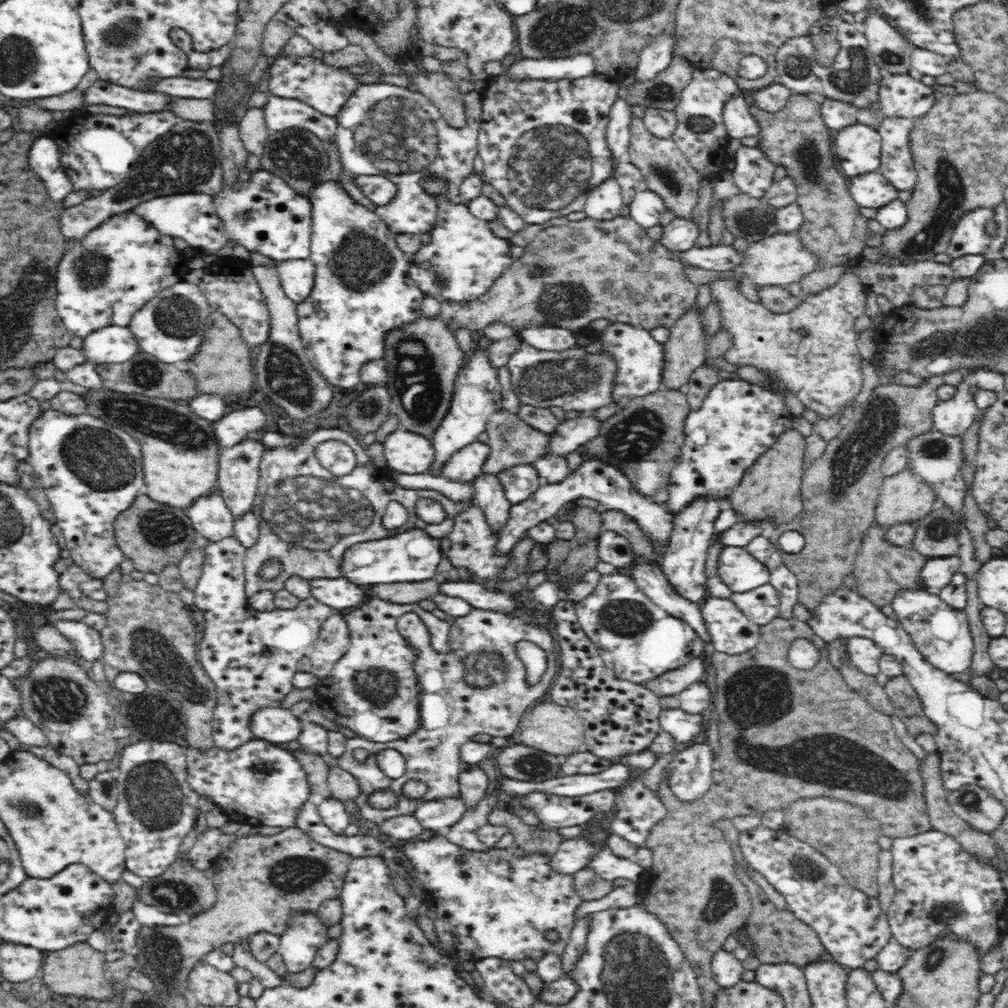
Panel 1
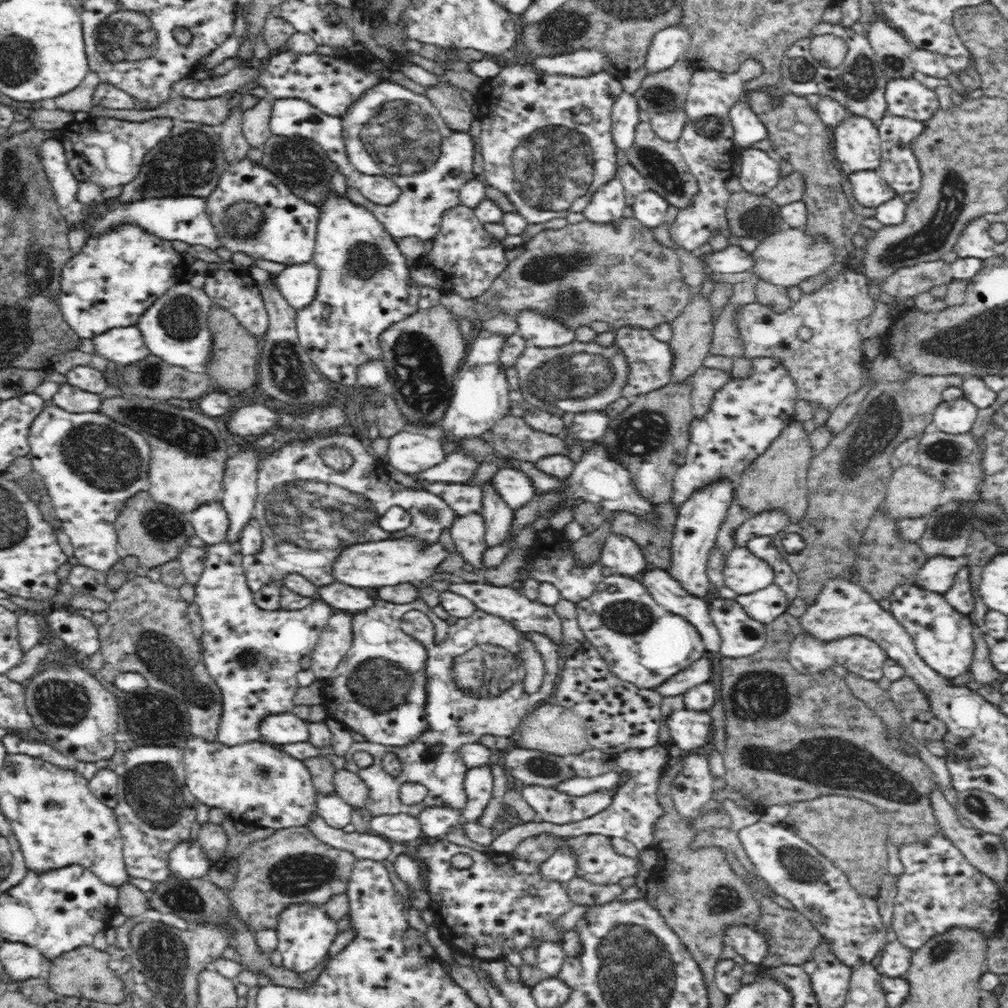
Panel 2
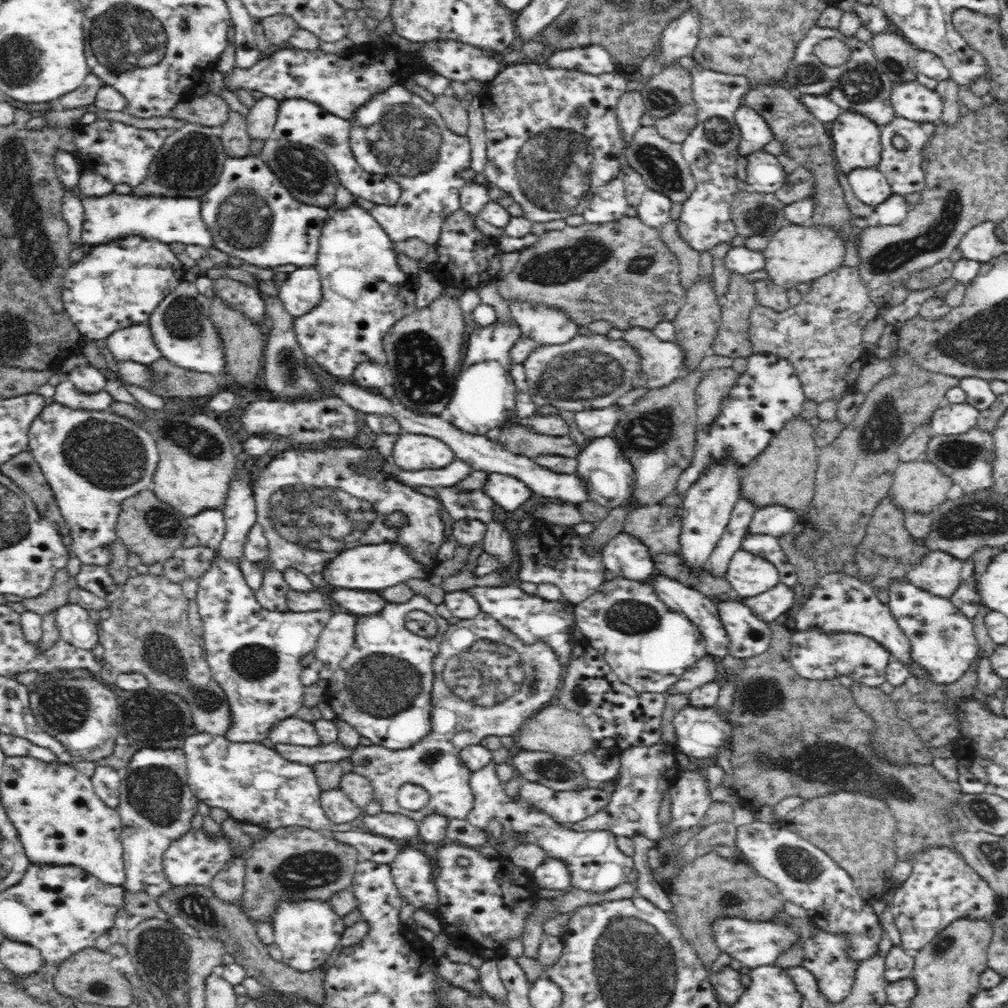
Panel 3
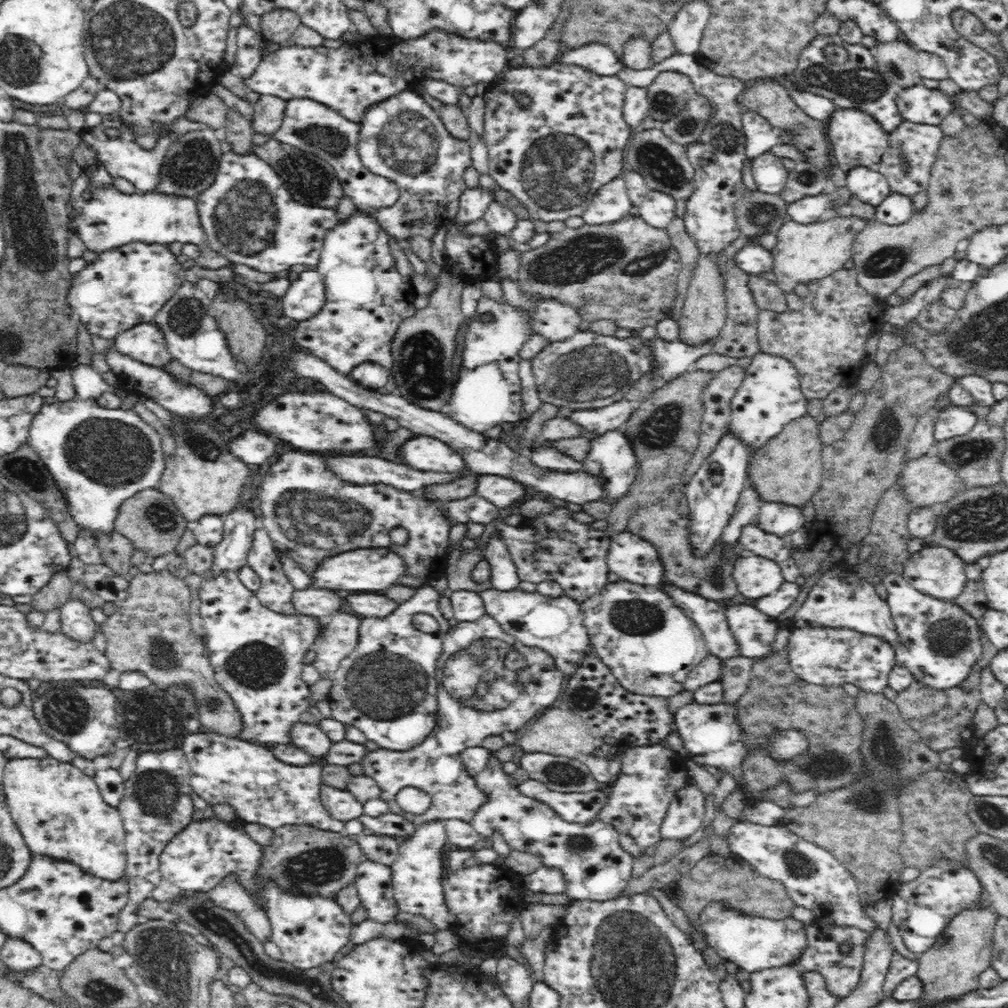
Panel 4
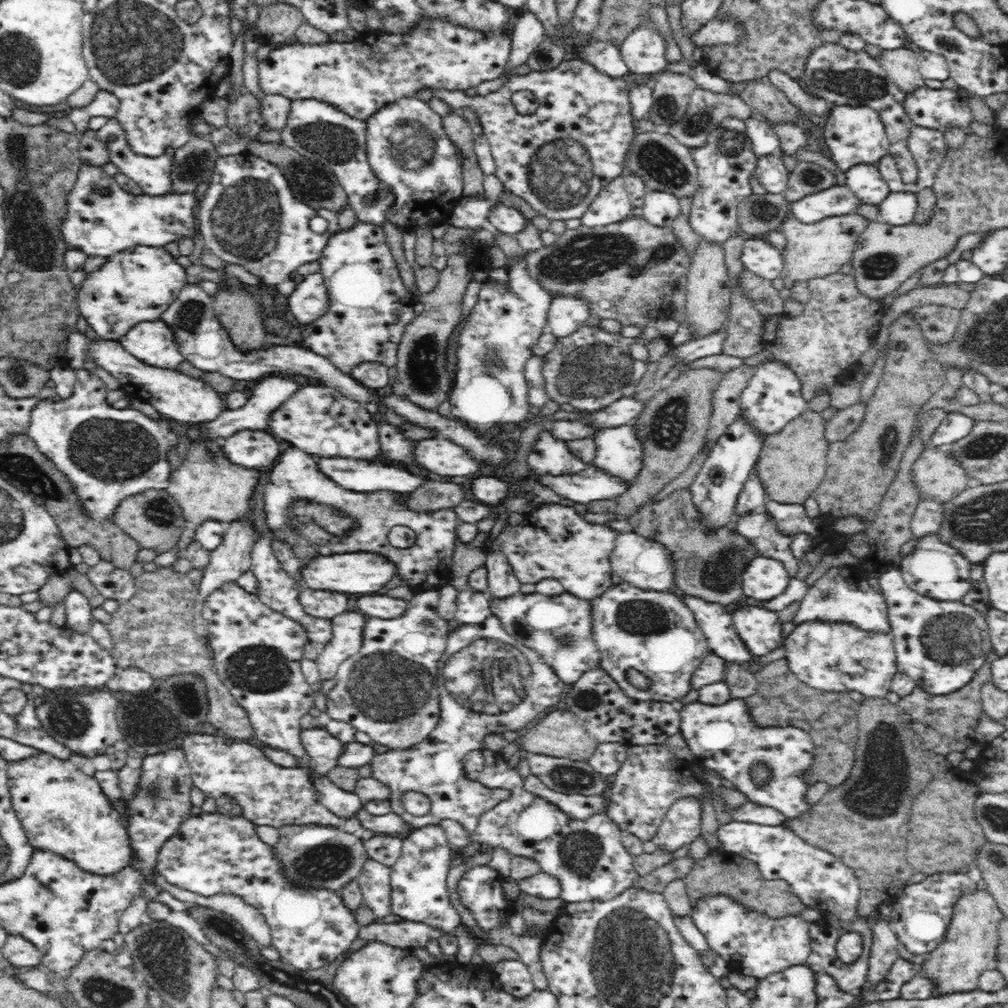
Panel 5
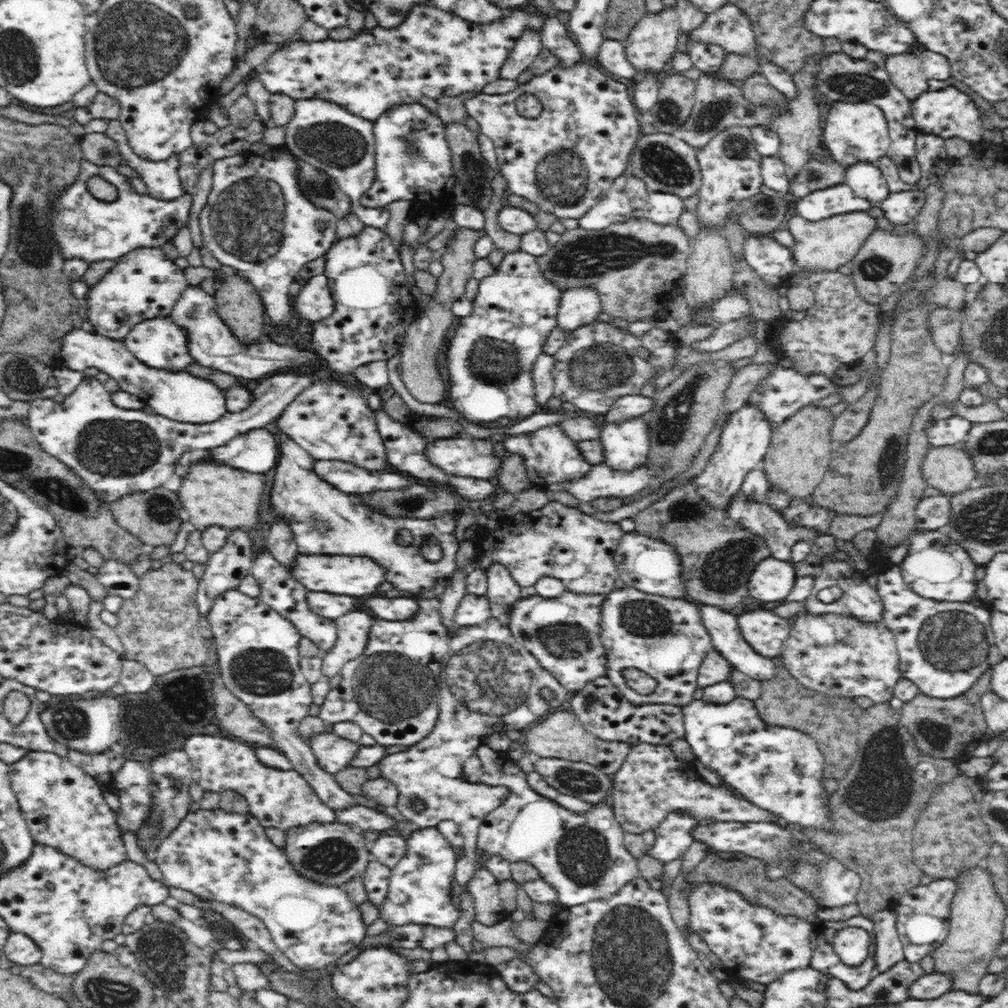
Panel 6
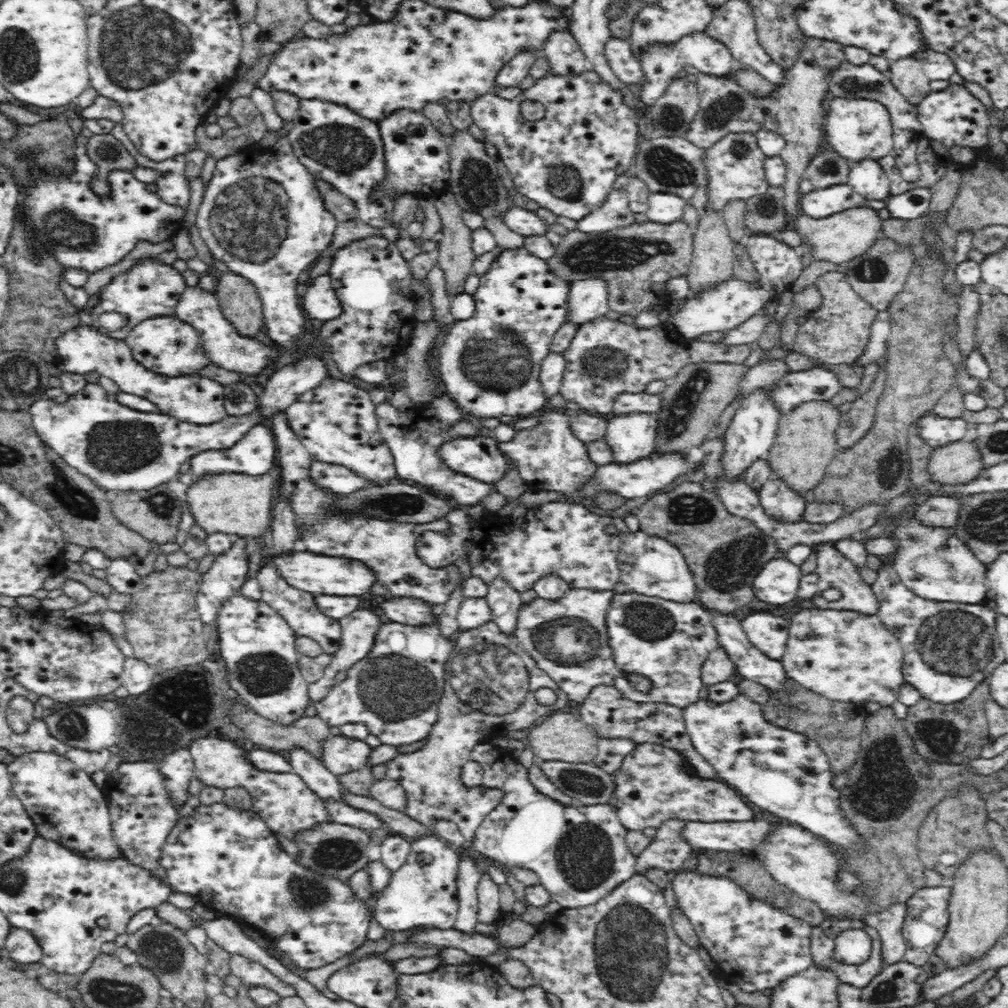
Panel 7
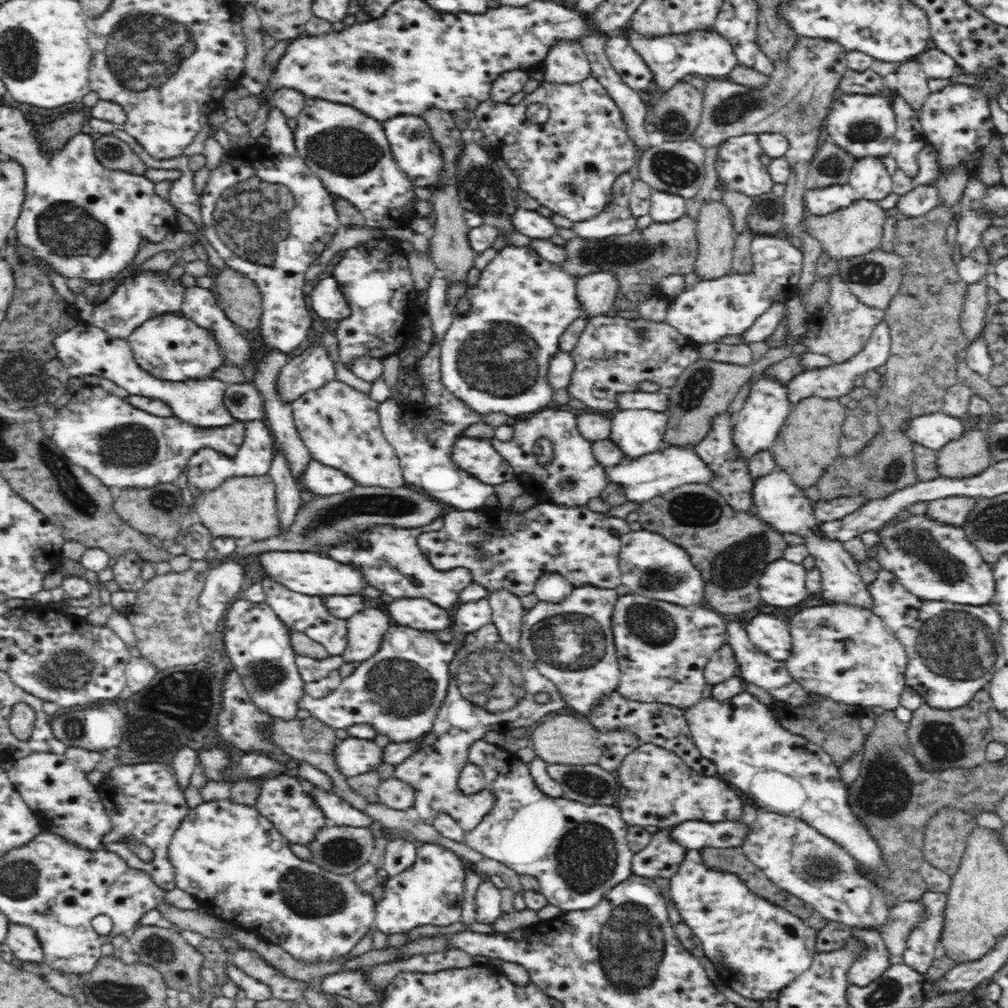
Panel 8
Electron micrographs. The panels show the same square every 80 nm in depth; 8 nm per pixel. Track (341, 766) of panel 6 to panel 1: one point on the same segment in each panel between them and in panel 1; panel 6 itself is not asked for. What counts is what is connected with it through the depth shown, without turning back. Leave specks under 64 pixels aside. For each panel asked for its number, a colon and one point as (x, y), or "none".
1: (276, 725)
2: (288, 728)
3: (294, 731)
4: (310, 738)
5: (325, 749)

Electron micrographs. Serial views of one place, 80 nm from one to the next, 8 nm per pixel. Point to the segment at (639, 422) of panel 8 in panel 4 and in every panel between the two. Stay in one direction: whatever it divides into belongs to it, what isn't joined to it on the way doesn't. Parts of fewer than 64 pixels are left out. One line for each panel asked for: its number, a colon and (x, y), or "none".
4: (612, 455)
5: (619, 451)
6: (627, 442)
7: (632, 435)

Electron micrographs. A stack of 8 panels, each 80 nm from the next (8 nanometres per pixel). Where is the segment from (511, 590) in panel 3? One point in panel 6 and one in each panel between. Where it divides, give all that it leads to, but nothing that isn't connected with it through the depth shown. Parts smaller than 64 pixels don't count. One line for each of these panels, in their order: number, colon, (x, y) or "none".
4: (556, 625)
5: (559, 629)
6: (555, 630)

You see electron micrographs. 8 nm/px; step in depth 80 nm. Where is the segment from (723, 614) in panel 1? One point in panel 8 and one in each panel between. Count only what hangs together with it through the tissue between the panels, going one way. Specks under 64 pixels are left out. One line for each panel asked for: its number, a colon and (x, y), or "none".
2: (742, 636)
3: (750, 635)
4: (755, 631)
5: (761, 630)
6: (766, 632)
7: (770, 634)
8: (770, 635)

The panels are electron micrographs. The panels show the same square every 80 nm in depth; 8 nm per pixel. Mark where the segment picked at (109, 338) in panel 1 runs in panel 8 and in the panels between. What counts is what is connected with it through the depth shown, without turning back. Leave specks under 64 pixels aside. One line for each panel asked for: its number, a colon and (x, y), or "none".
2: (123, 346)
3: (137, 343)
4: (146, 342)
5: (153, 342)
6: (161, 343)
7: (165, 345)
8: (170, 347)

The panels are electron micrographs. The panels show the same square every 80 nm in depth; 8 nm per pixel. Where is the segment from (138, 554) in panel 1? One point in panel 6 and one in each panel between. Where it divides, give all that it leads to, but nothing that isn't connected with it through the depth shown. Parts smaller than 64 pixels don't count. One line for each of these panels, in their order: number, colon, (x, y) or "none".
2: (155, 533)
3: (151, 528)
4: (150, 520)
5: (153, 518)
6: (154, 516)

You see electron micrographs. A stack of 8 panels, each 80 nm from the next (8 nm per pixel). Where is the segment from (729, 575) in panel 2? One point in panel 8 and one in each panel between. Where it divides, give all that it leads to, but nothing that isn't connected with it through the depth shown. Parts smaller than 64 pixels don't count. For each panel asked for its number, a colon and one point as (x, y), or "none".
3: (750, 575)
4: (756, 577)
5: (765, 578)
6: (773, 580)
7: (778, 582)
8: (783, 583)

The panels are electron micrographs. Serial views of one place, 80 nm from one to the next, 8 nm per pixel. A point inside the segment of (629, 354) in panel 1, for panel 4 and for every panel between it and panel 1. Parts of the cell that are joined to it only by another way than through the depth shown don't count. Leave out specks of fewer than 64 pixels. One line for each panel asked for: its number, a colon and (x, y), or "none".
2: (651, 361)
3: (662, 362)
4: (672, 357)

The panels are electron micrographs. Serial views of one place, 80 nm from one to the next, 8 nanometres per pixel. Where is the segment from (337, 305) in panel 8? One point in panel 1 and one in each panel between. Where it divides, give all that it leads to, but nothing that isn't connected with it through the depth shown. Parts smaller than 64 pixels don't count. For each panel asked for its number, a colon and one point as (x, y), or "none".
1: (297, 277)
2: (298, 284)
3: (301, 292)
4: (305, 297)
5: (310, 300)
6: (314, 302)
7: (320, 301)

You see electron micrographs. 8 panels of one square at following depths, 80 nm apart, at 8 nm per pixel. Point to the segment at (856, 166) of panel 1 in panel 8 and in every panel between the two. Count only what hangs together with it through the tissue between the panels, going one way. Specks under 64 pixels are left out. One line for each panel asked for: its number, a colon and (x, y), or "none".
2: (857, 146)
3: (857, 140)
4: (857, 138)
5: (855, 134)
6: (853, 131)
7: (858, 128)
8: (864, 124)

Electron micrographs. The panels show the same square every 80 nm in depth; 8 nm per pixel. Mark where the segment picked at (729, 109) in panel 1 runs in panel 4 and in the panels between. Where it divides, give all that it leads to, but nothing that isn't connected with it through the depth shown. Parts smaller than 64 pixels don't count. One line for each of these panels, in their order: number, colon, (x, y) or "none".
2: (749, 129)
3: (755, 132)
4: (761, 136)

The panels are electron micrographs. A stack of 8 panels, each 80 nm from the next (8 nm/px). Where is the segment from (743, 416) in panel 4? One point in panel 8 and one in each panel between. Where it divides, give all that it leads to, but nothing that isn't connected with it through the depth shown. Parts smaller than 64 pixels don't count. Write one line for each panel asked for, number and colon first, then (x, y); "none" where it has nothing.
5: (773, 397)
6: (781, 395)
7: (818, 383)
8: (833, 382)

